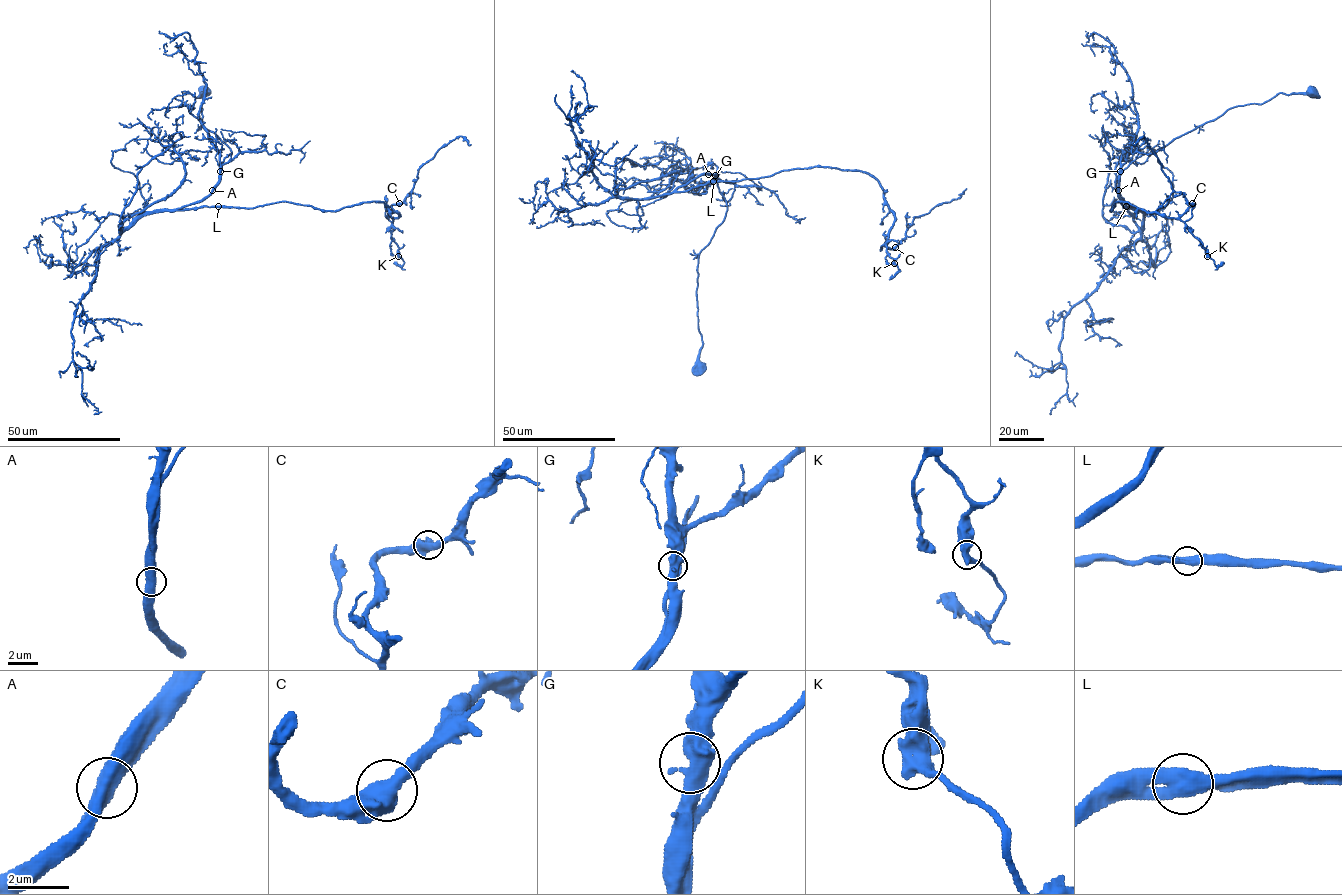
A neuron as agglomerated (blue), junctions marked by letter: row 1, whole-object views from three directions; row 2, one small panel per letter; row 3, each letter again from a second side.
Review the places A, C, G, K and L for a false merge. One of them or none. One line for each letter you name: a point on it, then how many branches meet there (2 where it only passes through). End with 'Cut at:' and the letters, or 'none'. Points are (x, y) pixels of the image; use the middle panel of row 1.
Cut at: none

